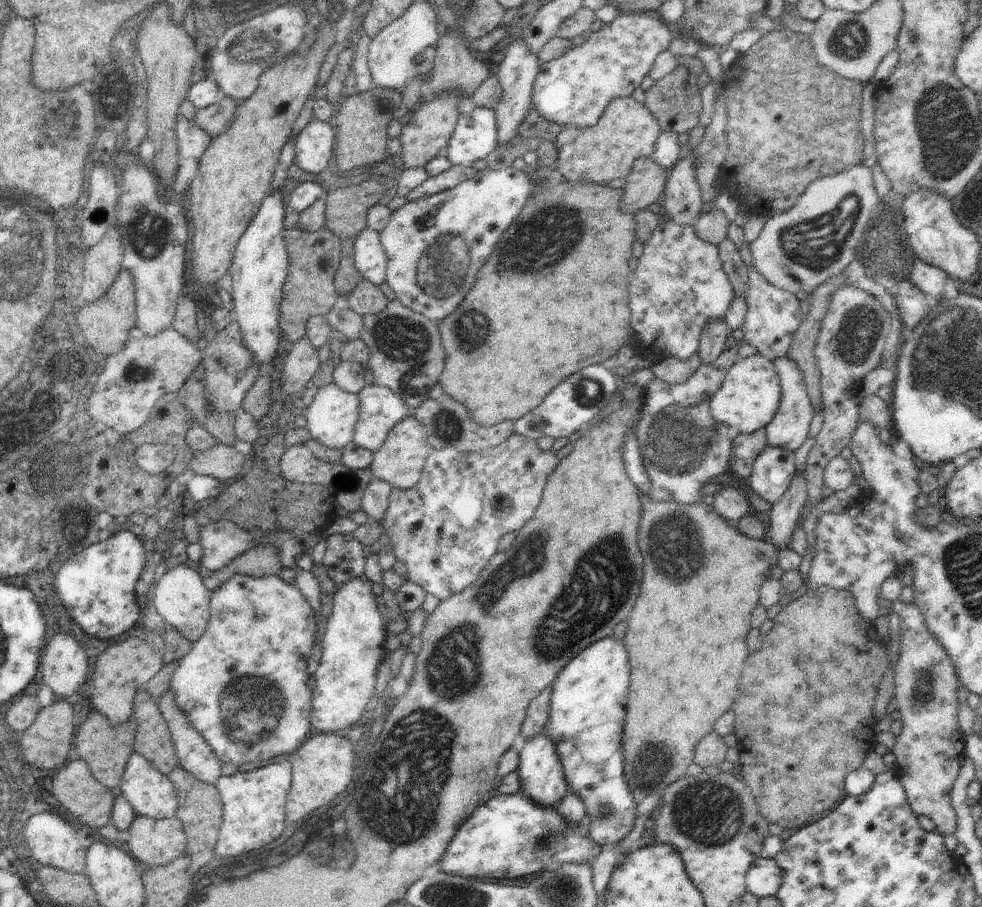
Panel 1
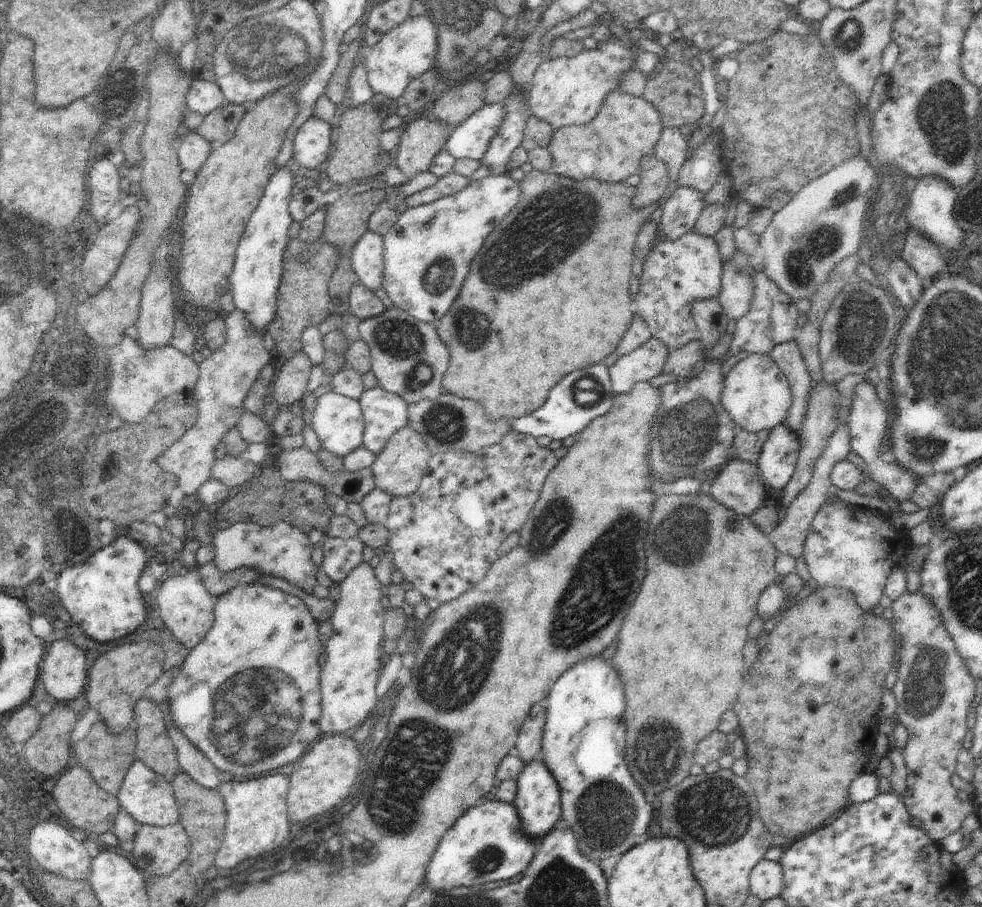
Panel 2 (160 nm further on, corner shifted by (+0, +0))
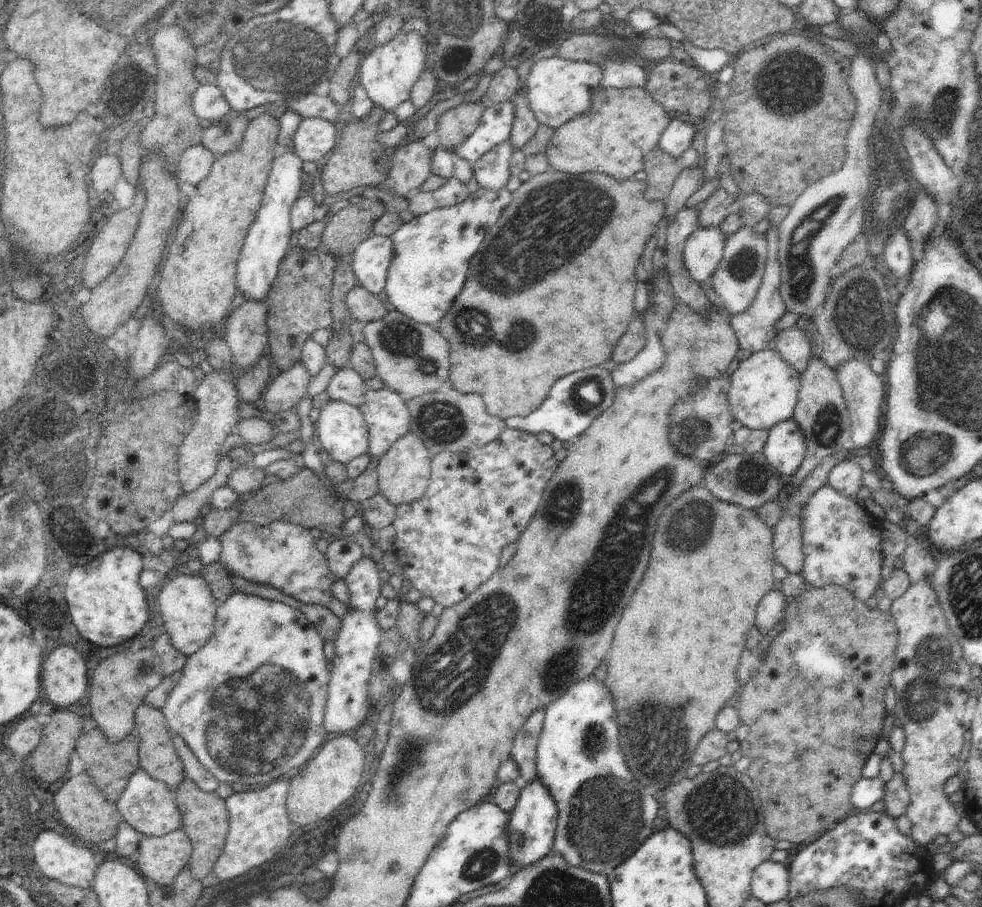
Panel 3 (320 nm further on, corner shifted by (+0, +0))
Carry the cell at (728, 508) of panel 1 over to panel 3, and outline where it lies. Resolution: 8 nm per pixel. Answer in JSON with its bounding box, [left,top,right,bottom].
[700,452,785,511]

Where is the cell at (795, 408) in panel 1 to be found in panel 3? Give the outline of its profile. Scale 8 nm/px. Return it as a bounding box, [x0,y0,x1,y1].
[772,325,812,375]

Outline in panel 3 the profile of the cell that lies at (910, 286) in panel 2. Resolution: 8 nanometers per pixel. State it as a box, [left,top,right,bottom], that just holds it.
[884,226,915,283]

